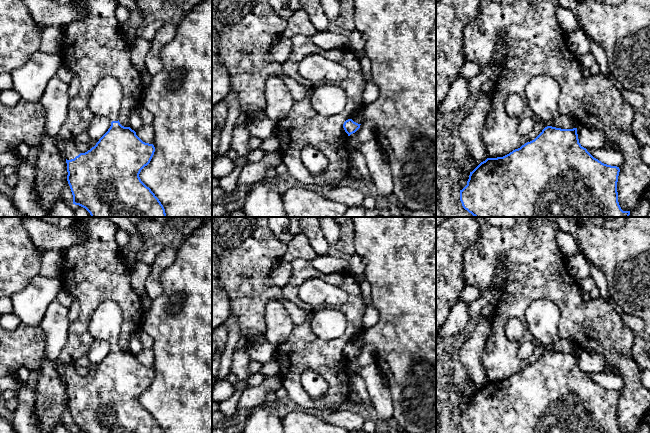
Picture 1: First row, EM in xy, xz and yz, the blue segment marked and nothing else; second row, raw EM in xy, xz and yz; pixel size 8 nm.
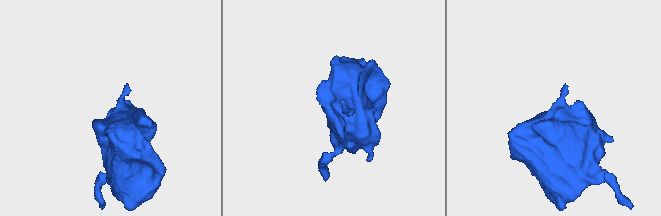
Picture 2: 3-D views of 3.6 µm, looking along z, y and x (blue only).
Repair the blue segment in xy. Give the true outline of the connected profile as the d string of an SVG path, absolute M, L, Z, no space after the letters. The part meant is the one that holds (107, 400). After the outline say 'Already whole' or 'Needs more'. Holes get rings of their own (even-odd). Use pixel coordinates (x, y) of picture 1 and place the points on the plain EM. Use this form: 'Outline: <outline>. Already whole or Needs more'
Outline: M111 300L103 301L94 311L88 330L95 340L106 340L111 345L108 355L94 371L85 377L77 375L74 365L59 365L57 371L66 382L67 405L73 419L73 428L85 433L164 433L155 418L140 403L141 394L147 390L155 376L153 368L143 366L134 354L124 351L119 346L119 335L123 322L119 305Z. Needs more

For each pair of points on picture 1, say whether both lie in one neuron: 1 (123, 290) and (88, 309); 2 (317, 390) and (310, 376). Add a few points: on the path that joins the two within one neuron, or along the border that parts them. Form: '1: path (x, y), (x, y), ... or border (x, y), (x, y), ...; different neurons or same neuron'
1: path (114, 290), (104, 290), (94, 300); same neuron
2: path (316, 387), (310, 379); same neuron

